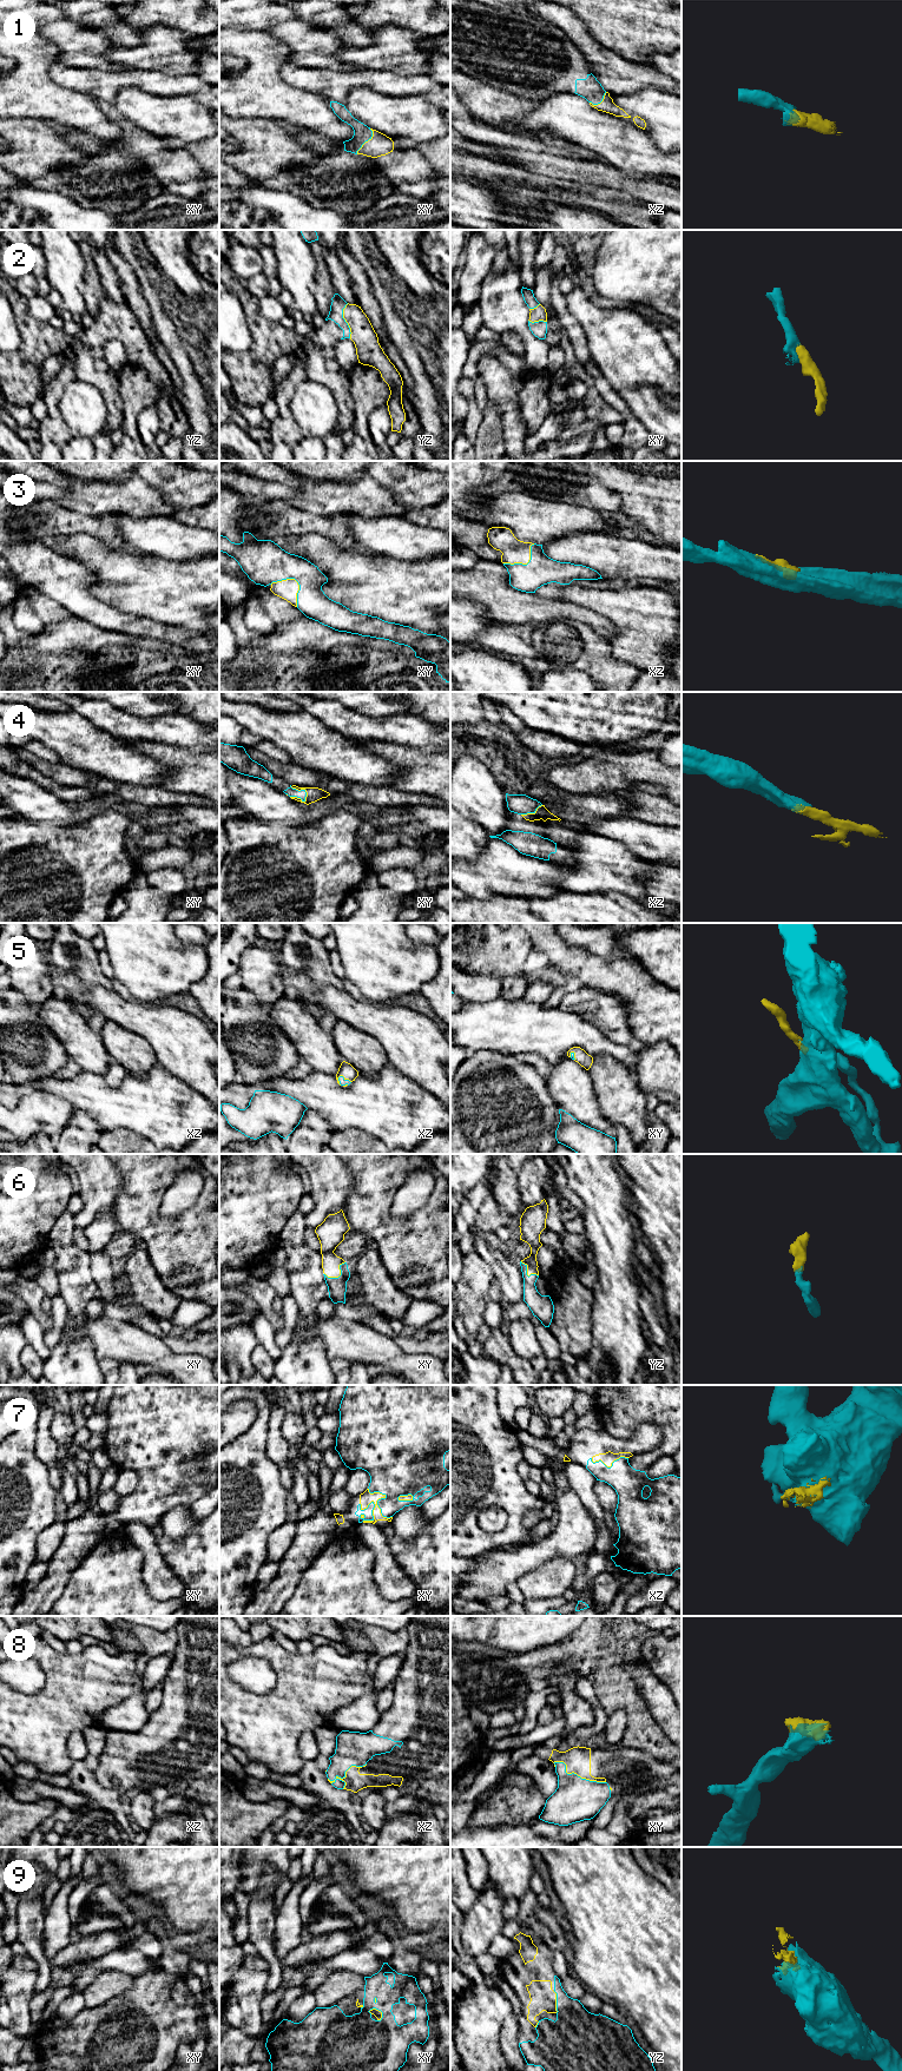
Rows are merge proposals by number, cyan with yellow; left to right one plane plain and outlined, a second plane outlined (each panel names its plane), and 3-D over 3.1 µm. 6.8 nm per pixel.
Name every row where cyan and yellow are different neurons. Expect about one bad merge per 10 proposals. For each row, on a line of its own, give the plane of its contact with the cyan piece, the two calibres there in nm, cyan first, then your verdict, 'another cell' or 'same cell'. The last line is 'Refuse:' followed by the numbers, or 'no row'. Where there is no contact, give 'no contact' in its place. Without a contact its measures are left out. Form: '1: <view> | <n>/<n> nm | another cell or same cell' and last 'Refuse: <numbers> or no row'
1: xy | 120/150 nm | same cell
2: yz | 100/170 nm | same cell
3: xy | 300/140 nm | same cell
4: xy | 60/100 nm | same cell
5: xz | 50/100 nm | same cell
6: xy | 130/130 nm | same cell
7: xy | 60/90 nm | same cell
8: xy | 300/180 nm | same cell
9: xy | 360/50 nm | same cell
Refuse: no row

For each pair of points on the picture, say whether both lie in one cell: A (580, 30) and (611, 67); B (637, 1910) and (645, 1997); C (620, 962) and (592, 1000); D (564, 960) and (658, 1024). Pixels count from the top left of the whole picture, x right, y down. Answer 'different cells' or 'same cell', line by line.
A: same cell
B: same cell
C: different cells
D: same cell

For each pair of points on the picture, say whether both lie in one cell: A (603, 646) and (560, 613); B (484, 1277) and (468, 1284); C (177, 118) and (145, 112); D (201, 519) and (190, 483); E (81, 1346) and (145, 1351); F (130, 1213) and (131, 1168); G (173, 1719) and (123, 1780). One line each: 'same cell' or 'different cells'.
A: different cells
B: same cell
C: same cell
D: different cells
E: different cells
F: same cell
G: same cell

